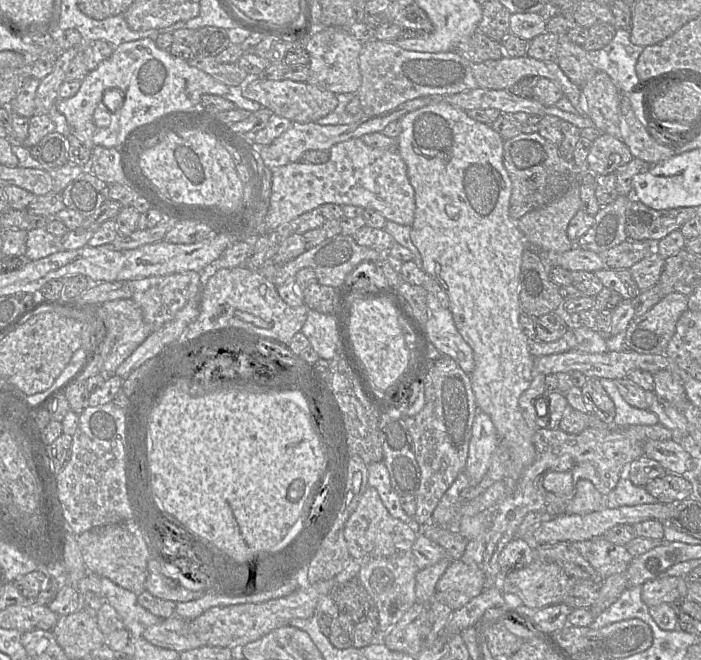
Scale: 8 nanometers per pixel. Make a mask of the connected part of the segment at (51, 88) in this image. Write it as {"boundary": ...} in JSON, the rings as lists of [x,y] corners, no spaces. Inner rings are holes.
{"boundary":[[[82,44],[64,50],[57,58],[53,71],[40,81],[35,96],[34,115],[48,114],[50,109],[56,106],[59,100],[58,91],[61,84],[65,81],[68,67],[81,50]]]}

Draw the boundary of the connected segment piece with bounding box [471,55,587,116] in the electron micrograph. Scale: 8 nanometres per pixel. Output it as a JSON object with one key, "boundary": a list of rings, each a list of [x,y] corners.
{"boundary":[[[506,55],[496,60],[486,60],[481,63],[471,64],[473,76],[478,87],[493,90],[509,90],[516,82],[524,77],[541,76],[551,80],[558,86],[563,95],[570,101],[577,113],[587,116],[587,103],[581,88],[573,84],[563,73],[557,62],[541,61],[529,57],[528,55],[512,58]]]}

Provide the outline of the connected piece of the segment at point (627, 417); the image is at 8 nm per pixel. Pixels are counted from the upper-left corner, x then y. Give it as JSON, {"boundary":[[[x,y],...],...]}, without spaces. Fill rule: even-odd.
{"boundary":[[[601,378],[599,382],[614,403],[613,424],[615,426],[655,425],[659,422],[658,417],[649,409],[639,409],[628,404],[621,396],[613,380]]]}

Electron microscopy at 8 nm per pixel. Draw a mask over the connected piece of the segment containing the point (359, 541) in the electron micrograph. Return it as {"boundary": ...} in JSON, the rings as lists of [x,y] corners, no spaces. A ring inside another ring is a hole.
{"boundary":[[[368,486],[345,524],[344,537],[351,558],[360,565],[358,578],[378,609],[379,628],[375,631],[374,641],[383,642],[384,636],[417,601],[415,584],[419,568],[413,554],[417,533],[394,518],[377,490]]]}

